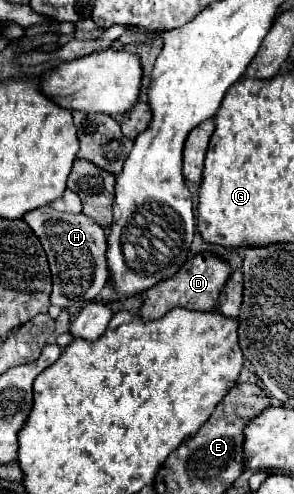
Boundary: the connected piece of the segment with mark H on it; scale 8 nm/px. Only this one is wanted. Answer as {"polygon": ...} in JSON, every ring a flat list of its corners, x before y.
{"polygon":[[49,205,25,213,23,221,37,233,47,253,47,261,53,277,51,303,65,309,95,299,109,279,109,269,105,263,105,253,107,253,105,231,83,213,77,215,61,213]]}

